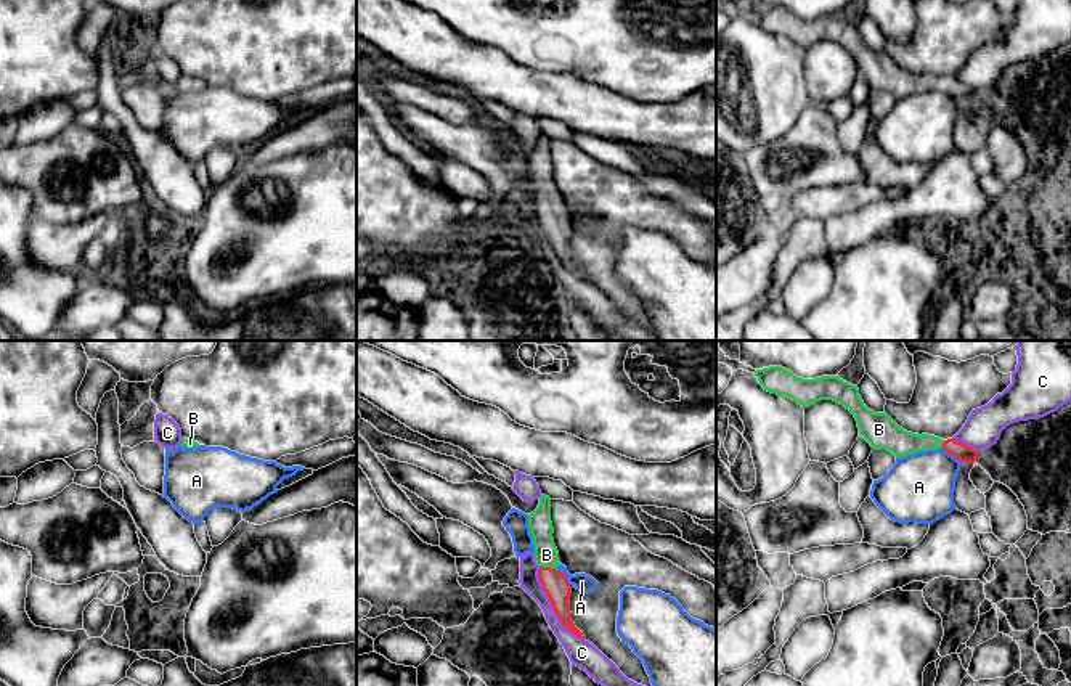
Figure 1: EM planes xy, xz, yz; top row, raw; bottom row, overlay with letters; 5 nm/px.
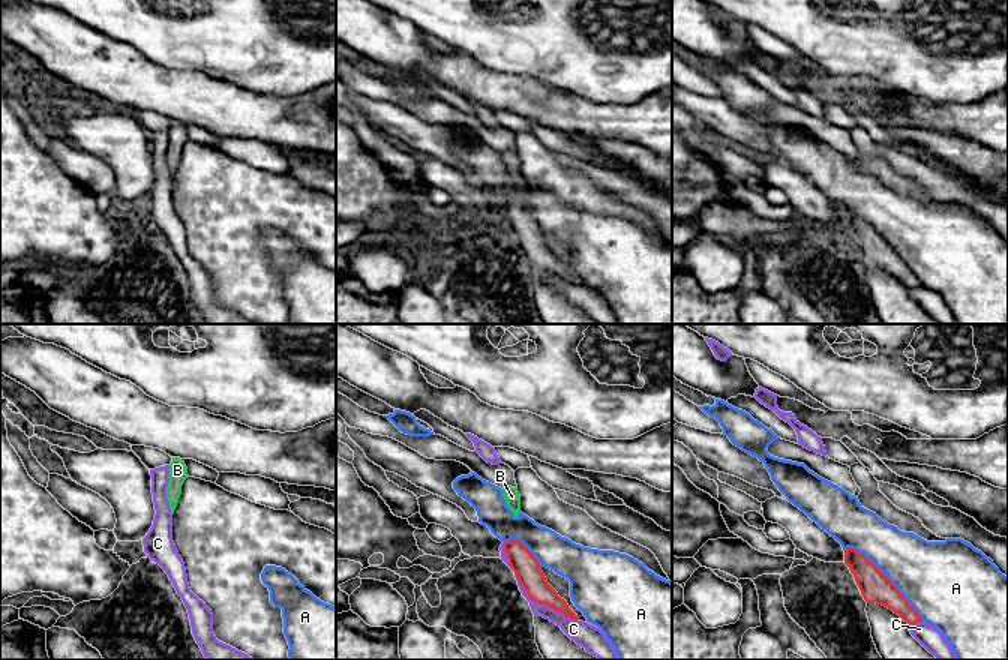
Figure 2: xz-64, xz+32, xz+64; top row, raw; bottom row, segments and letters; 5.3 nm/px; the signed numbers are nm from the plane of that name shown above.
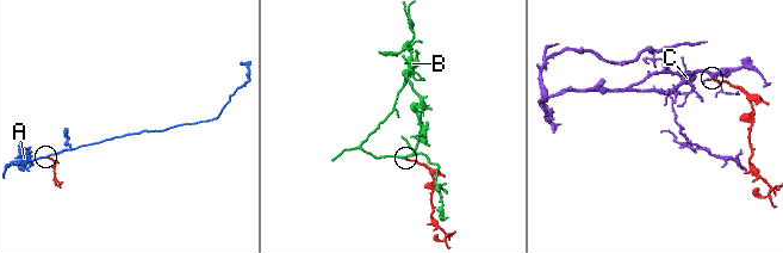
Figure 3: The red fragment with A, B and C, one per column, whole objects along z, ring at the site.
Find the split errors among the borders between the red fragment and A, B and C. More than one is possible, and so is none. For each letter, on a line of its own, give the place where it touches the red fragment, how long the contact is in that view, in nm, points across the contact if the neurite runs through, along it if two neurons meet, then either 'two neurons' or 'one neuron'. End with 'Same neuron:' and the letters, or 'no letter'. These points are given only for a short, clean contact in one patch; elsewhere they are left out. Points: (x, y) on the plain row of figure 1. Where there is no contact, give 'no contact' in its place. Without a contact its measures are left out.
A: xz (564, 216) | 120 nm | two neurons
B: xz (548, 208) | 80 nm | across xz (556, 225), (548, 216), (548, 208), (546, 195) | one neuron
C: xz (553, 246) | 440 nm | two neurons
Same neuron: B

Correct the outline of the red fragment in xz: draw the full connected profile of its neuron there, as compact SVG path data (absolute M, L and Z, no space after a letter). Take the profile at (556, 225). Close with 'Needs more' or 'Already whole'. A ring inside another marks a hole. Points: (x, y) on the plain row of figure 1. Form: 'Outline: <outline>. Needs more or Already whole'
Outline: M546 135L540 137L538 148L528 154L528 167L535 185L535 201L540 206L540 222L546 231L552 249L560 259L562 265L584 280L583 273L575 267L570 252L570 223L565 214L559 212L559 191L554 185L554 169L551 162L551 138Z. Needs more

